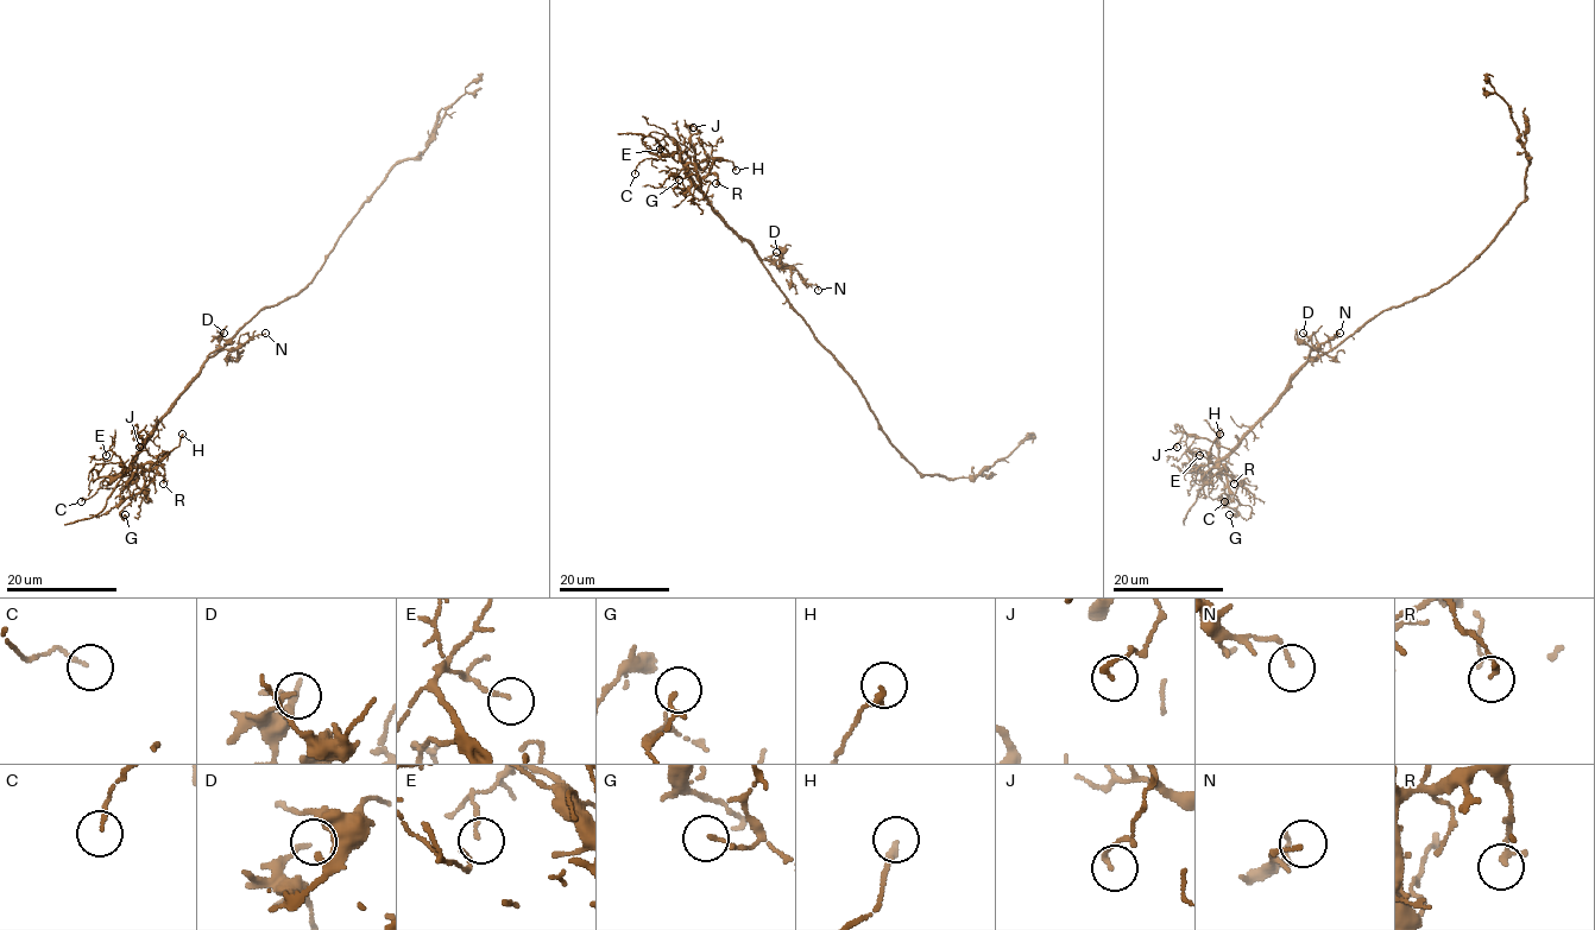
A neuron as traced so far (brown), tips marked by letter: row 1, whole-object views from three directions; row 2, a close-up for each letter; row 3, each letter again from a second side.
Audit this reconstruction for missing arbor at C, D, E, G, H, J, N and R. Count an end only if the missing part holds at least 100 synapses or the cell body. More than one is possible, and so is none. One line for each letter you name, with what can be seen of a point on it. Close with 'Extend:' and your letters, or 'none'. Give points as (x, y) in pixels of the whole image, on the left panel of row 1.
Extend: none

